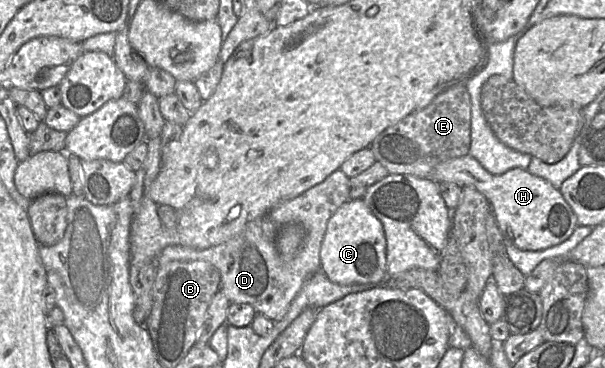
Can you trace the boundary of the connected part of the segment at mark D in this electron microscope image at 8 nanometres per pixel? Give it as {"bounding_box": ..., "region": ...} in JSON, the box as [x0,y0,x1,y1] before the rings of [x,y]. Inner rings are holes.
{"bounding_box":[156,169,349,322],"region":[[[337,169],[322,182],[279,203],[249,222],[246,228],[232,239],[204,250],[170,245],[158,255],[156,264],[166,264],[173,260],[207,261],[219,271],[220,290],[230,303],[250,304],[257,314],[264,315],[273,322],[280,321],[307,277],[320,269],[320,248],[327,223],[336,210],[349,199],[349,178]],[[289,223],[302,225],[306,236],[298,253],[292,259],[285,260],[279,254],[275,241],[280,228]]]}

